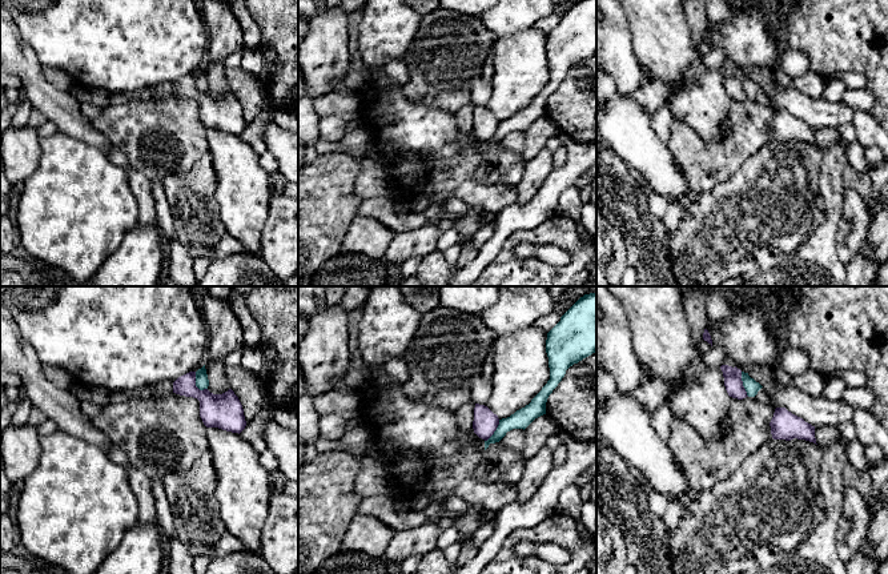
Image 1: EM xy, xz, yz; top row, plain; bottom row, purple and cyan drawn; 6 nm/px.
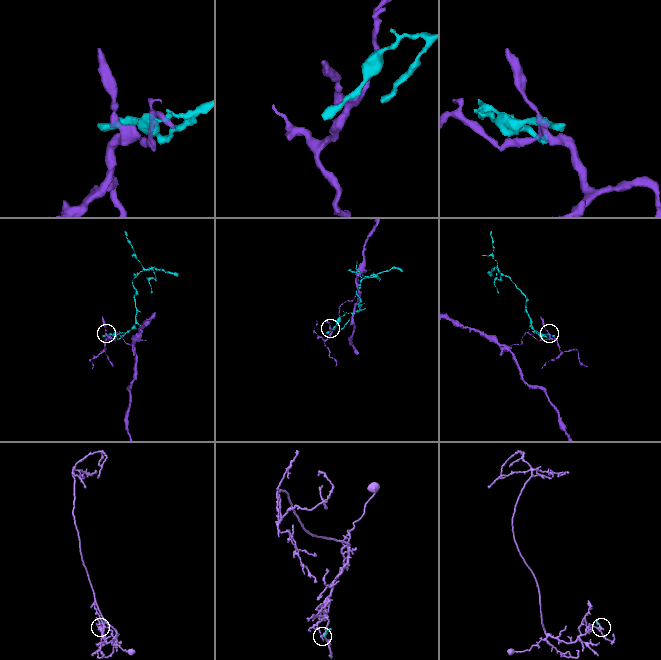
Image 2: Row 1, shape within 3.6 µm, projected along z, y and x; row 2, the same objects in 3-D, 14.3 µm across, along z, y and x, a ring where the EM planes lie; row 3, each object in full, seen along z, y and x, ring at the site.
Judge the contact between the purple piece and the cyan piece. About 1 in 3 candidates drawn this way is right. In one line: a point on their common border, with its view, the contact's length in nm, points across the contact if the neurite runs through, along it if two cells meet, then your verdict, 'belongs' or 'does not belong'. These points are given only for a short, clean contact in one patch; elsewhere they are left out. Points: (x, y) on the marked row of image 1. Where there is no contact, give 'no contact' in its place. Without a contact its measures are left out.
meets purple in xy at (195, 384); contact 130 nm long; border along xy (195, 372), (195, 384), (200, 389), (207, 389); does not belong

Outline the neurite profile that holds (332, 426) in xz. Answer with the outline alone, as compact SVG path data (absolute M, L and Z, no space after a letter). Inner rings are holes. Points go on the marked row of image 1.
M337 413L320 416L318 421L320 437L329 441L338 441L345 435L347 425L349 420Z

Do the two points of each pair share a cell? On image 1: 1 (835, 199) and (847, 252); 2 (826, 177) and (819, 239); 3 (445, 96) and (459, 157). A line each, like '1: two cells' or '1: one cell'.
1: two cells
2: one cell
3: two cells

